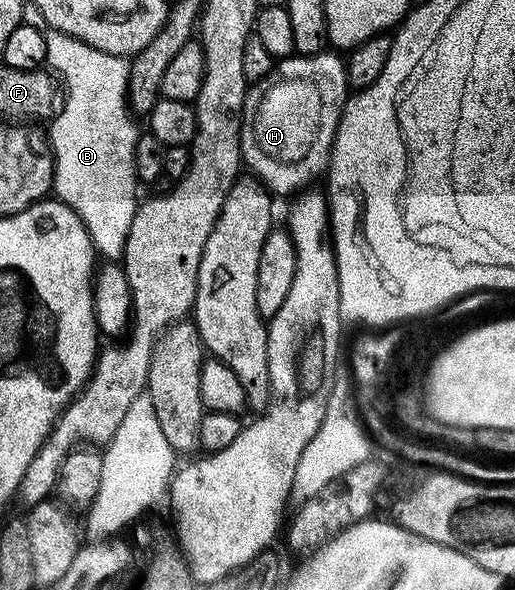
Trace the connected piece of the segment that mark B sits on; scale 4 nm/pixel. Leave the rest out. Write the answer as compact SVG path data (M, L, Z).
M47 28L45 34L46 65L60 78L64 93L66 89L66 102L61 102L56 116L49 122L51 125L50 133L48 132L48 145L54 158L52 193L57 200L66 204L83 221L99 256L116 261L122 256L130 225L132 225L138 206L134 148L140 136L140 129L134 126L135 118L128 108L126 99L130 63L125 57L96 51L83 41L77 41L74 37L69 37L68 34L55 29Z

